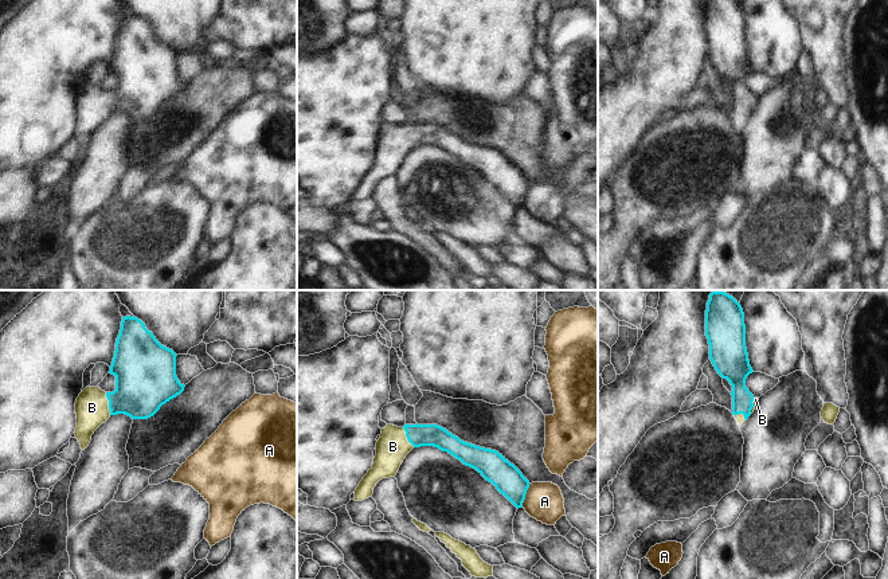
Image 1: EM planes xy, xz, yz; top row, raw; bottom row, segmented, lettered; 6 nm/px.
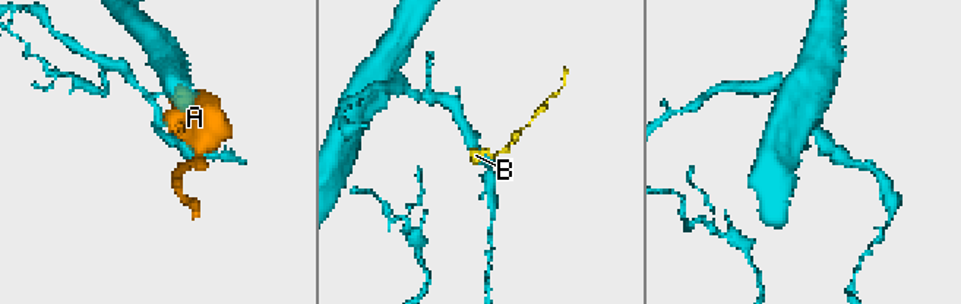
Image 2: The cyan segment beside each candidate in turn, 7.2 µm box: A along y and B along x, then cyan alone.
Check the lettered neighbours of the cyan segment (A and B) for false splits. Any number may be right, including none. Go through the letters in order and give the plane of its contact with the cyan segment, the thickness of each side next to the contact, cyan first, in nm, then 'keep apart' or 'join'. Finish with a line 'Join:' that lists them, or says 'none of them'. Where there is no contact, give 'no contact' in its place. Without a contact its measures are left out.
A: contact in xz; calibres 180 and 220 nm; keep apart
B: contact in xy; calibres 360 and 200 nm; join
Join: B

